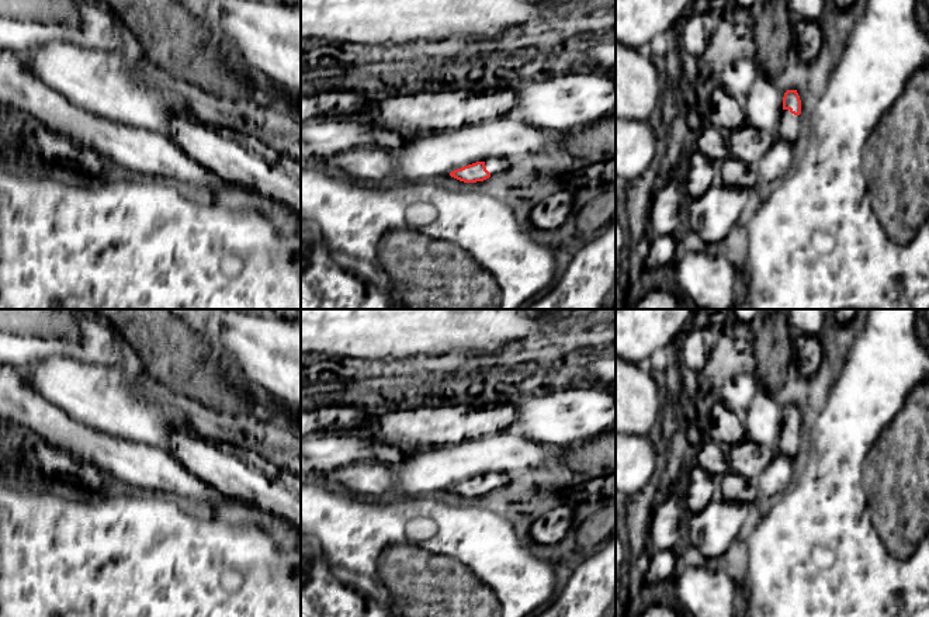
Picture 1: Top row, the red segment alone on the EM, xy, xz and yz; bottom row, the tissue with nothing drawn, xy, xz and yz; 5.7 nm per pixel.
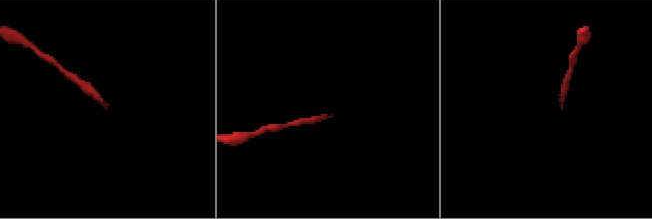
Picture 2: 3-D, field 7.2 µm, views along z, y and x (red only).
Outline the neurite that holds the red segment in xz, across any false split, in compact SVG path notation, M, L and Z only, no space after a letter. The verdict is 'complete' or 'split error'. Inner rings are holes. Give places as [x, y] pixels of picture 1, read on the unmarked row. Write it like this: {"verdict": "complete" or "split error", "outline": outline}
{"verdict": "split error", "outline": "M488 474L485 476L476 476L450 488L451 492L464 498L476 498L489 493L510 483L509 474Z"}

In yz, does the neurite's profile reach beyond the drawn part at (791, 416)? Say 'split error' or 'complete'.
split error

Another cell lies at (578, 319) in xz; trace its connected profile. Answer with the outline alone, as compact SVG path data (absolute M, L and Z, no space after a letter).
M565 309L565 312L571 332L595 326L616 327L616 309Z

